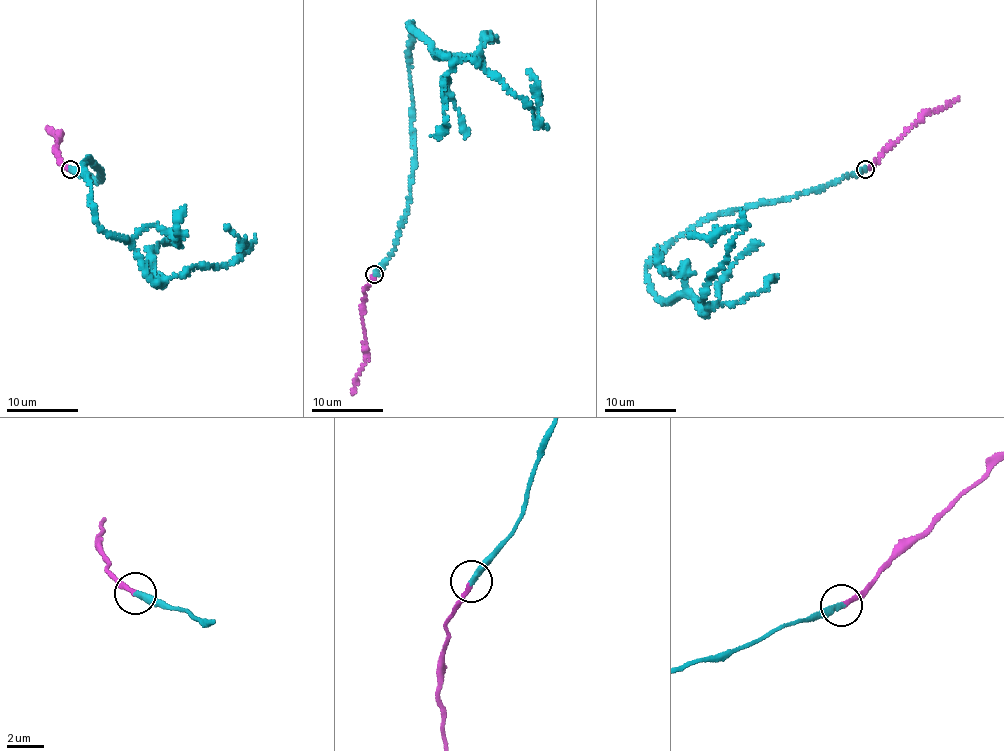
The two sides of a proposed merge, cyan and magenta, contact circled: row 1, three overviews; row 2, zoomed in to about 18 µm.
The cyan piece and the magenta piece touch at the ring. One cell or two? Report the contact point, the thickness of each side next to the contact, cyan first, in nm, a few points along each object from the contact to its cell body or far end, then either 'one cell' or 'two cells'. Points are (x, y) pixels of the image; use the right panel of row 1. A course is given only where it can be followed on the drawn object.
(865, 169) | 320/240 nm | cyan via (865, 169), (707, 215), (648, 262), (655, 296), (689, 295), (706, 313), (702, 295), (741, 227), (687, 235) | magenta via (865, 169), (927, 113), (958, 98) | one cell

